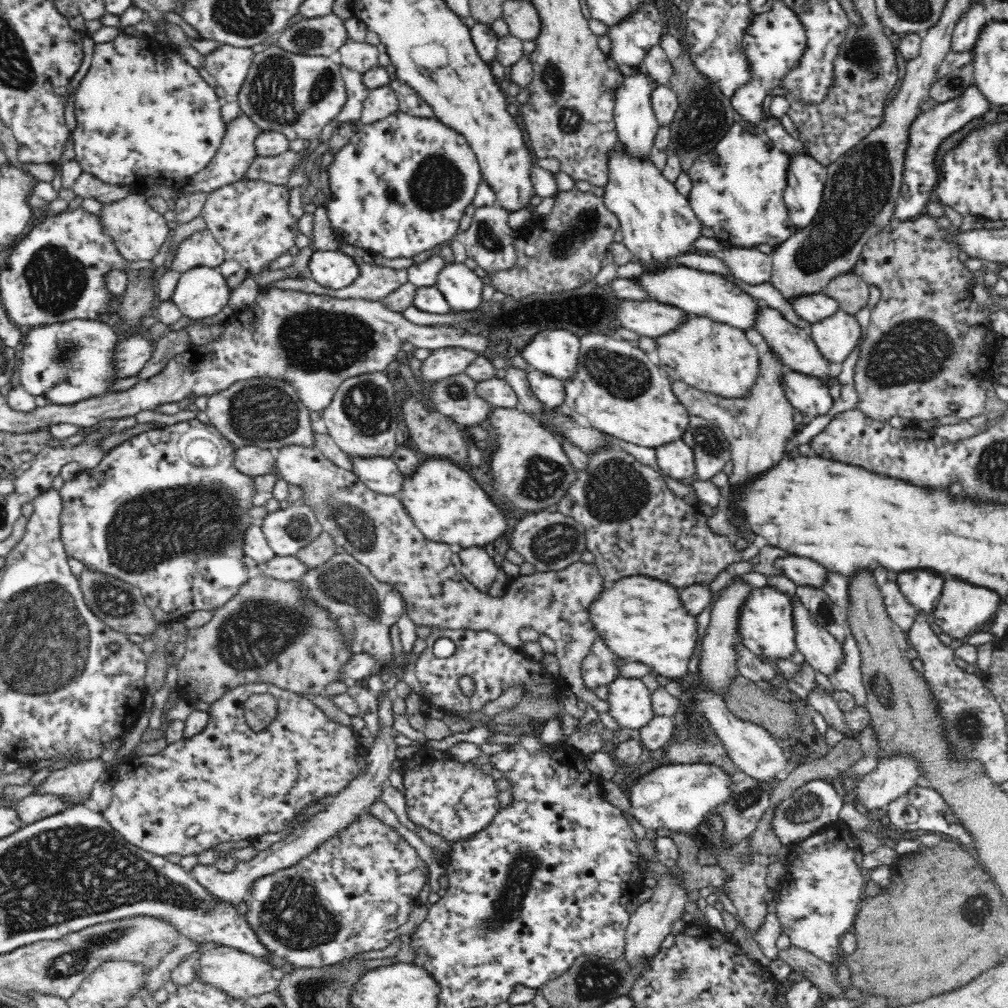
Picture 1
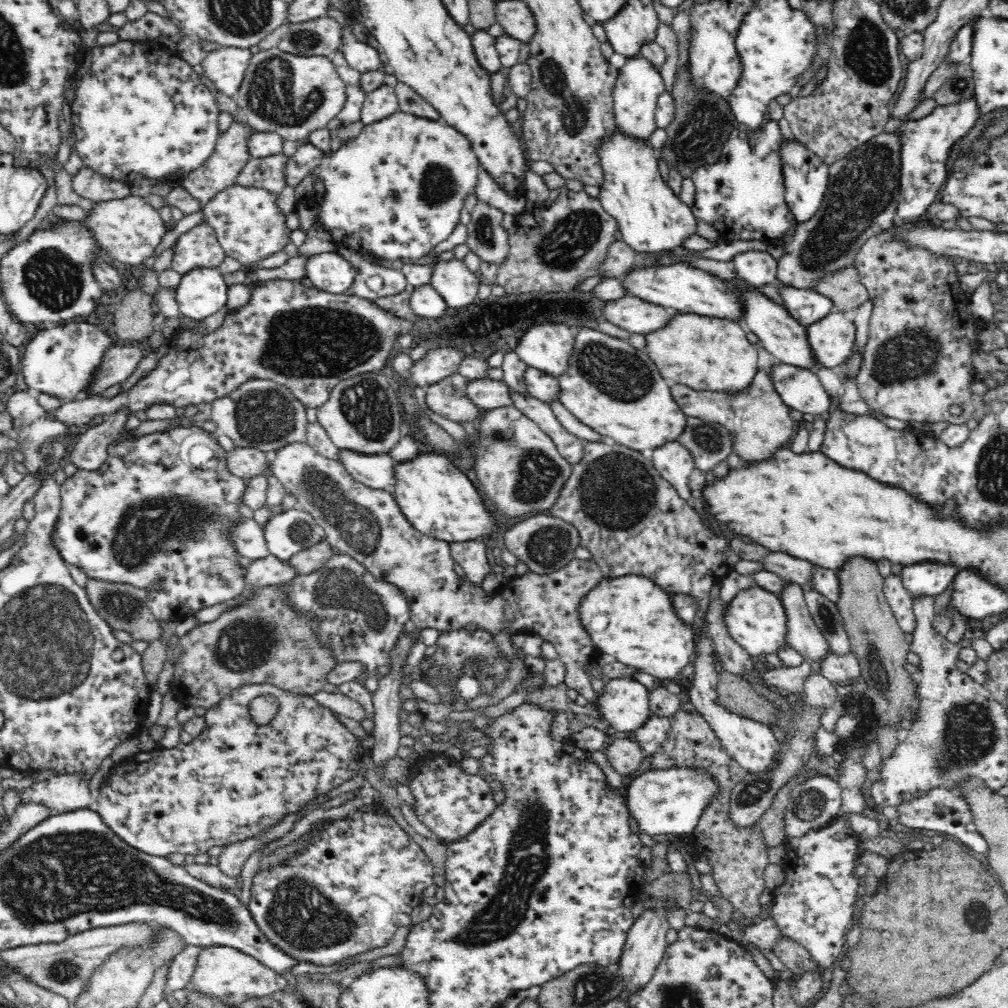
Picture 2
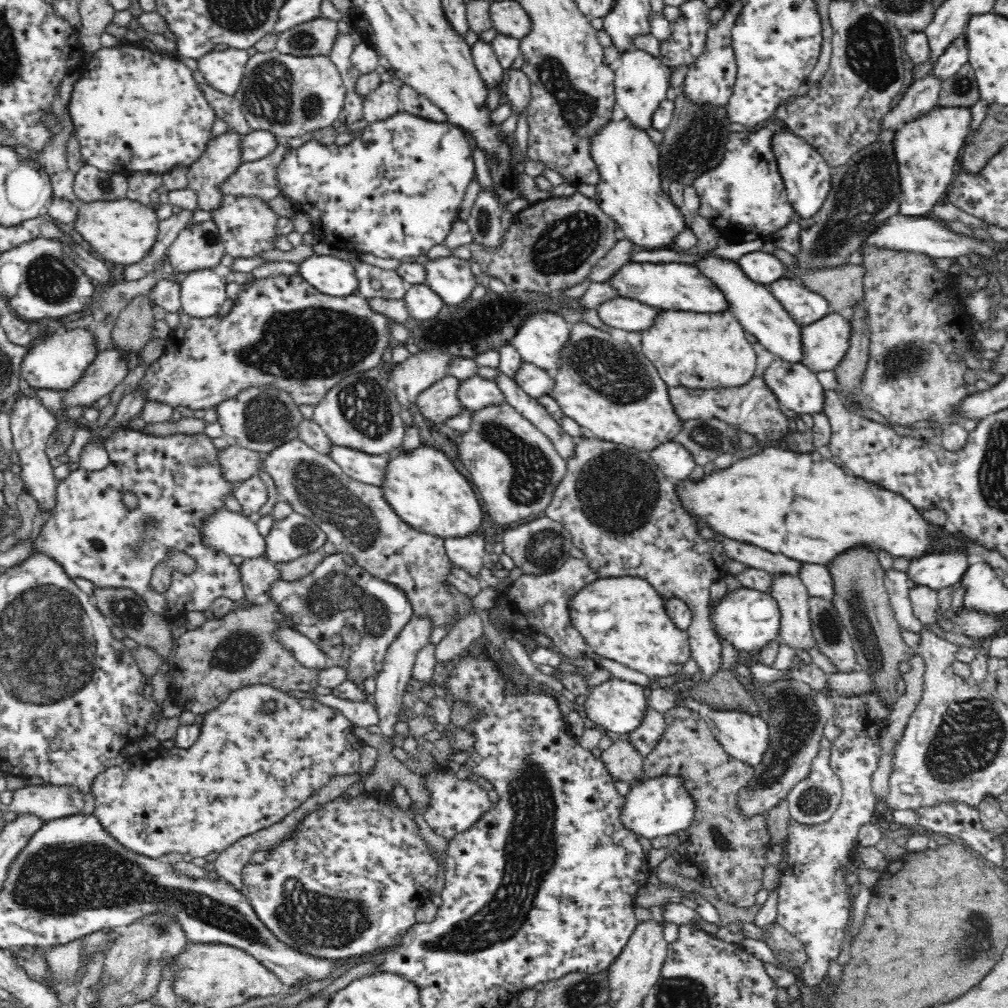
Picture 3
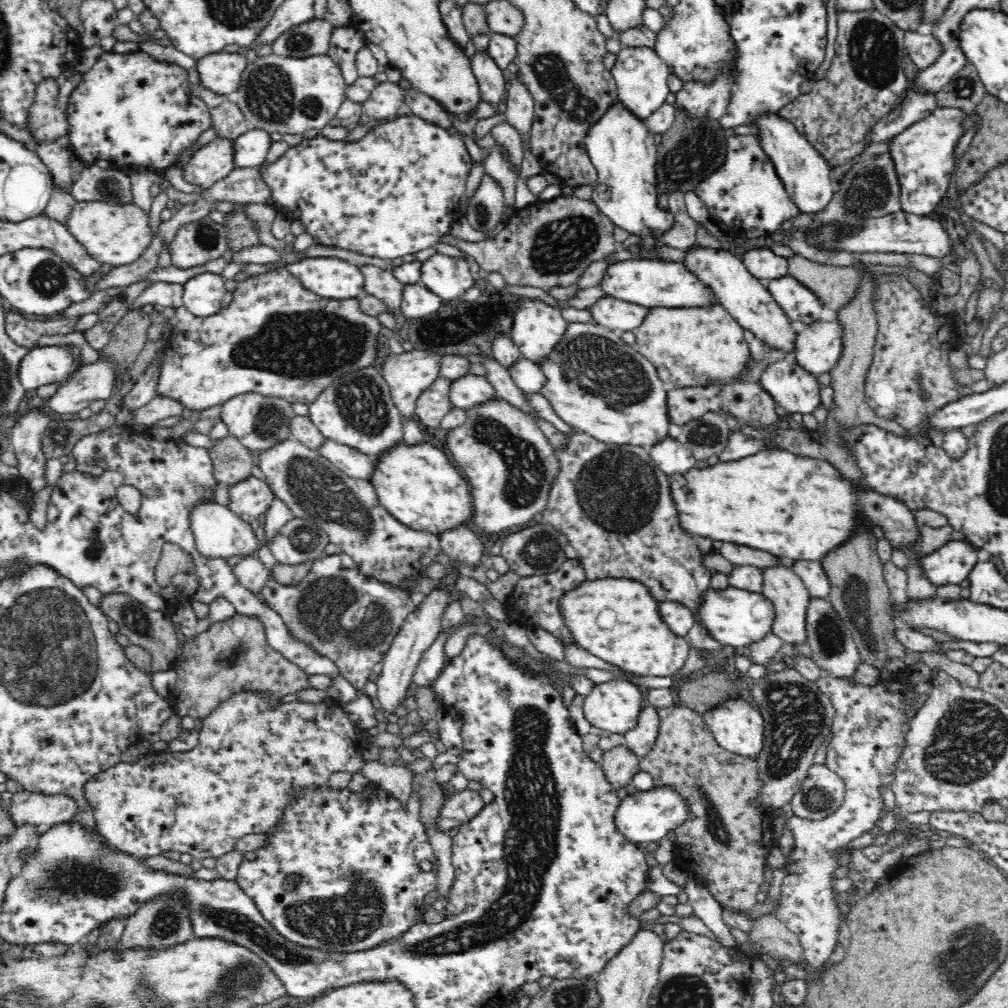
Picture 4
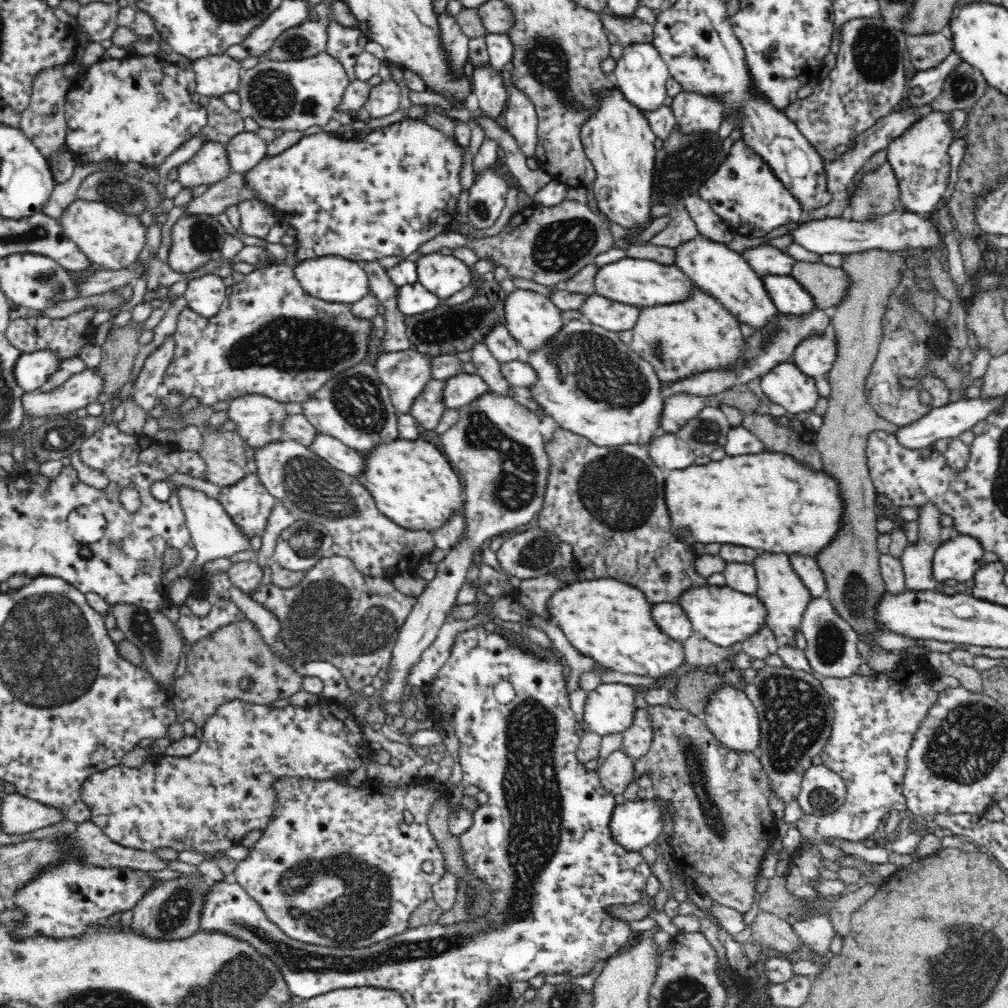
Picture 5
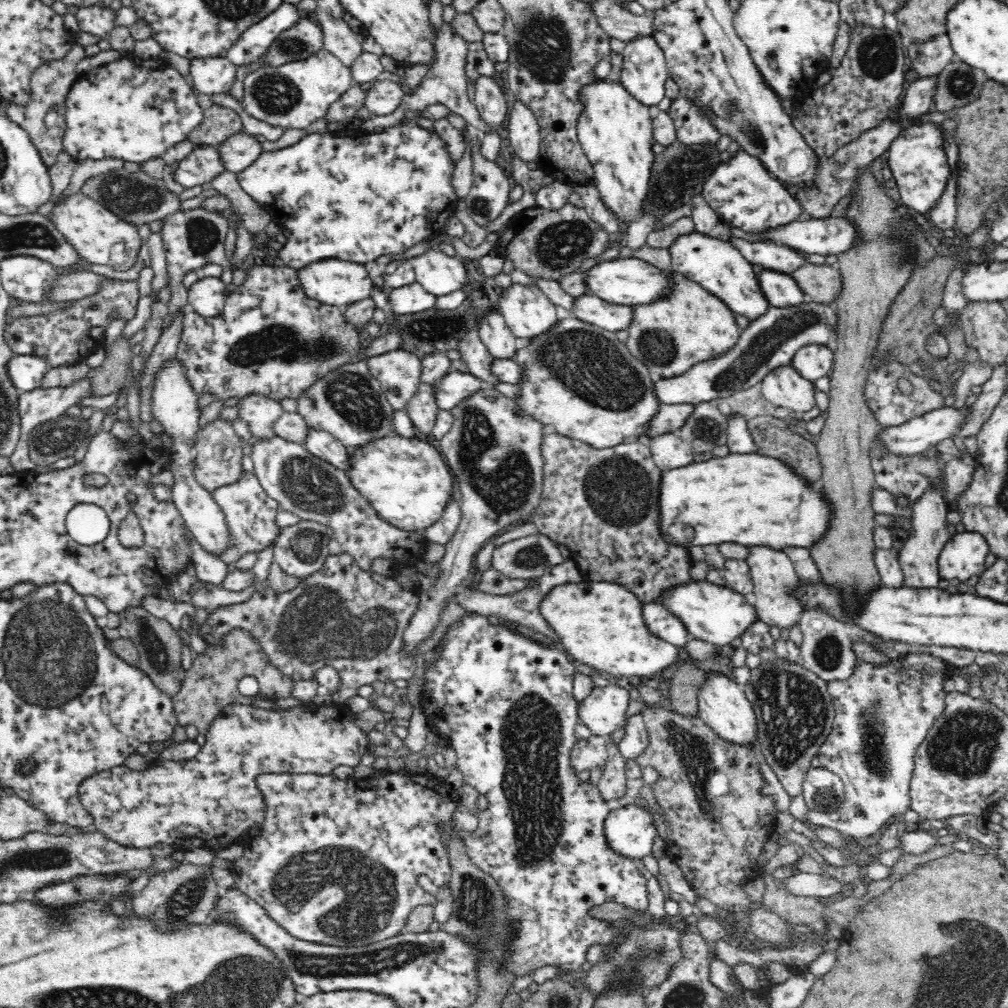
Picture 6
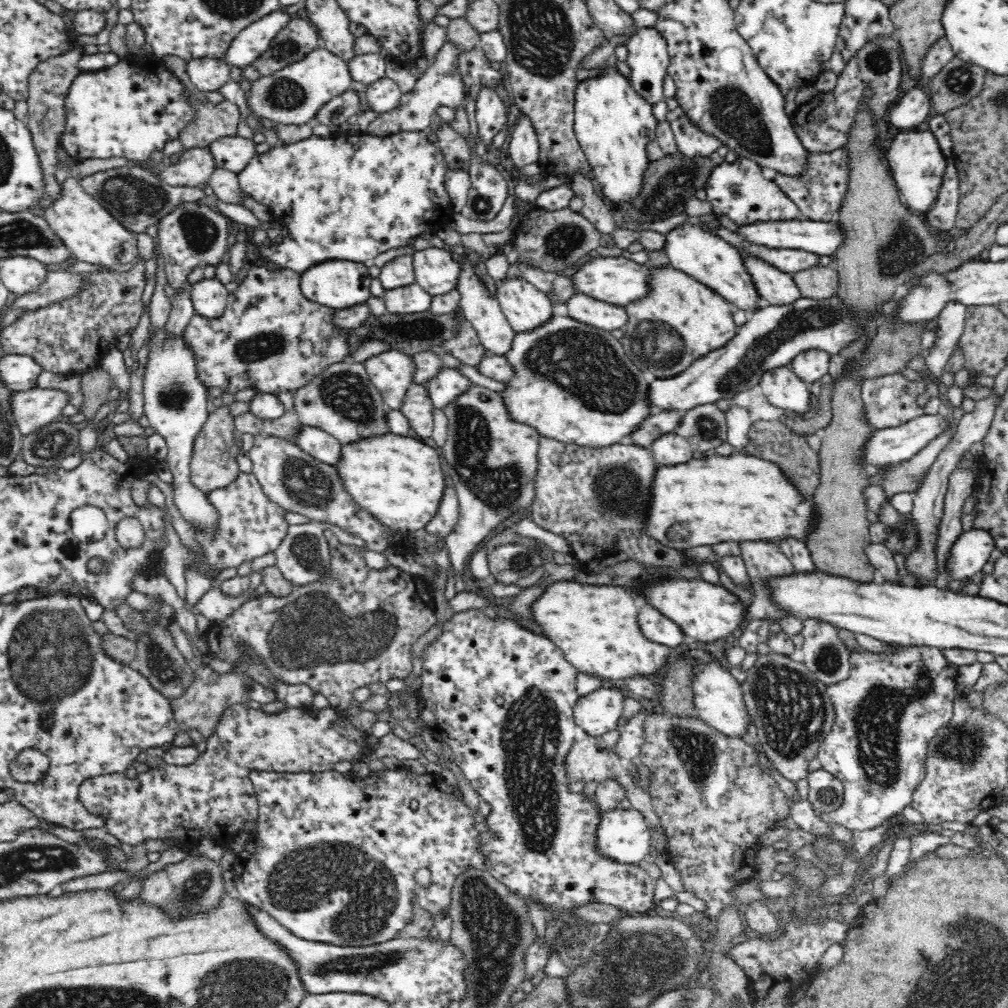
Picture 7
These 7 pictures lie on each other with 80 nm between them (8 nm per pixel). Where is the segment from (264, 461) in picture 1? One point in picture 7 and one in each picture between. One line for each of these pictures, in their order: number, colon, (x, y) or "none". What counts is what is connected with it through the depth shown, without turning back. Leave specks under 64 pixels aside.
2: (247, 463)
3: (238, 464)
4: (233, 463)
5: (225, 452)
6: (218, 449)
7: (214, 464)

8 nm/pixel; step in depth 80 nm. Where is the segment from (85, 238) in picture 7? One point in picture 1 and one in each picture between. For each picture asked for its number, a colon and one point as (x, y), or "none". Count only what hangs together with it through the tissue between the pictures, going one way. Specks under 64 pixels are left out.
1: (139, 231)
2: (129, 229)
3: (123, 231)
4: (118, 234)
5: (112, 238)
6: (101, 237)

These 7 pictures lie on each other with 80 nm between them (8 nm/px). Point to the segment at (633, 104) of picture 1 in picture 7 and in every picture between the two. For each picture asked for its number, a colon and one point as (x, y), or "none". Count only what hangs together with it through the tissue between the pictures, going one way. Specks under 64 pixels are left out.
2: (638, 86)
3: (640, 83)
4: (640, 74)
5: (641, 72)
6: (644, 72)
7: (648, 59)

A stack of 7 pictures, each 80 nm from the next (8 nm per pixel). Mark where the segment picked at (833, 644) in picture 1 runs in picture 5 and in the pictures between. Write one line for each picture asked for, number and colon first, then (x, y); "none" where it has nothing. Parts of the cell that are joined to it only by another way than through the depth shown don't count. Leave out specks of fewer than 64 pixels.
2: (804, 636)
3: (796, 631)
4: (783, 587)
5: (782, 590)

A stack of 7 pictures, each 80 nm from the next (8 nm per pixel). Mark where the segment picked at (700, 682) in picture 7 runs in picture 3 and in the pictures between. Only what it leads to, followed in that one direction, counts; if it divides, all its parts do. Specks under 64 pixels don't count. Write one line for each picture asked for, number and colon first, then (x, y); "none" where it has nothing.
3: (746, 738)
4: (739, 728)
5: (731, 717)
6: (723, 706)

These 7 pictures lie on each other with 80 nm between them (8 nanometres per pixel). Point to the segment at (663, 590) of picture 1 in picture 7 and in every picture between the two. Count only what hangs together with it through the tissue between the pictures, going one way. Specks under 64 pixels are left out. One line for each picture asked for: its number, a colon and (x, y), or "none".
2: (632, 618)
3: (624, 619)
4: (618, 620)
5: (611, 621)
6: (601, 624)
7: (596, 626)

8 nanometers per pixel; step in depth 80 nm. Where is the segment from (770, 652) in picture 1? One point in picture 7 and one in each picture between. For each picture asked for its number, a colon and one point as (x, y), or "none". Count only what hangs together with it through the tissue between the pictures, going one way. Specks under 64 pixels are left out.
2: (756, 618)
3: (751, 619)
4: (736, 617)
5: (724, 616)
6: (717, 614)
7: (706, 612)

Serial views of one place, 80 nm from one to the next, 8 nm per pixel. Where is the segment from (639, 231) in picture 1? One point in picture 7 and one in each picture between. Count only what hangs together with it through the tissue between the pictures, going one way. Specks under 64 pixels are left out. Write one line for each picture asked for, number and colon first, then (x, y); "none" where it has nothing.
2: (652, 218)
3: (630, 192)
4: (623, 151)
5: (619, 142)
6: (616, 133)
7: (613, 125)

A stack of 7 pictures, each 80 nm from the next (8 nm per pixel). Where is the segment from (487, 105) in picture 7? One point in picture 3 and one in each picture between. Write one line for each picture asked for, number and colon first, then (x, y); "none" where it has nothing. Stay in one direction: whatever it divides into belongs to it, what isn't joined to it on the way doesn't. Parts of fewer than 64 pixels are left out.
3: (485, 58)
4: (490, 76)
5: (488, 82)
6: (489, 99)

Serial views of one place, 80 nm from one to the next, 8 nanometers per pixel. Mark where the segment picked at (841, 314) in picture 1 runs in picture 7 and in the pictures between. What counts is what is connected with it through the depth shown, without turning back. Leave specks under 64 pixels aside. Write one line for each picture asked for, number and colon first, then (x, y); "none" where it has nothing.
2: (832, 338)
3: (826, 341)
4: (819, 345)
5: (815, 354)
6: (813, 361)
7: (810, 365)

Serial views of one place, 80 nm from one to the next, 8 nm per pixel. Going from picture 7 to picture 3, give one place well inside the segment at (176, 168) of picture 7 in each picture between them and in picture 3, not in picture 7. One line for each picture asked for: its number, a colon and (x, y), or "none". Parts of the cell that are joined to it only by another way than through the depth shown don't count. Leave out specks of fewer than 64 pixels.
3: (223, 157)
4: (213, 162)
5: (211, 164)
6: (205, 164)

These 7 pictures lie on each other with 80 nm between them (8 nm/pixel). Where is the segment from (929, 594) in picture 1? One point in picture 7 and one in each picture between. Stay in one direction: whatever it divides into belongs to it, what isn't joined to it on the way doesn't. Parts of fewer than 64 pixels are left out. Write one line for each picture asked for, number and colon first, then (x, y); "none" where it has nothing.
2: (922, 581)
3: (934, 572)
4: (949, 564)
5: (957, 559)
6: (963, 556)
7: (971, 550)

